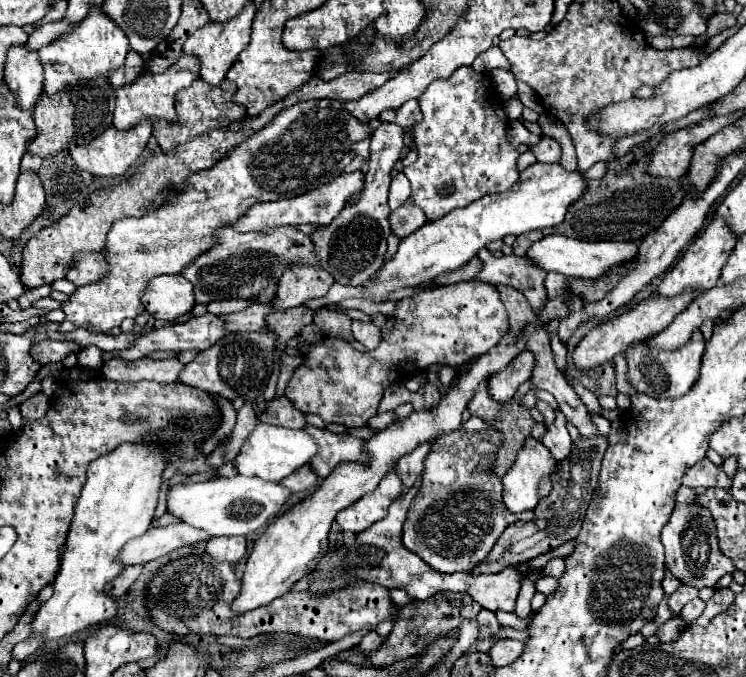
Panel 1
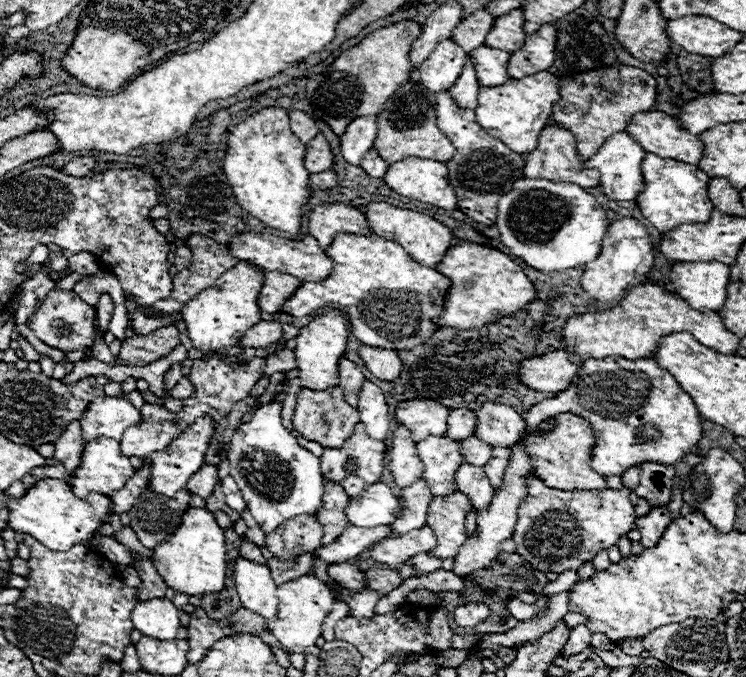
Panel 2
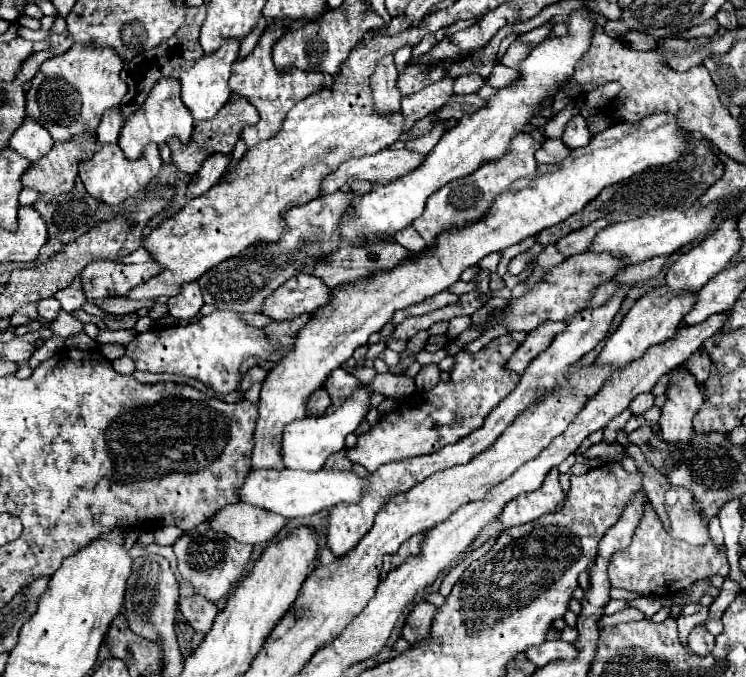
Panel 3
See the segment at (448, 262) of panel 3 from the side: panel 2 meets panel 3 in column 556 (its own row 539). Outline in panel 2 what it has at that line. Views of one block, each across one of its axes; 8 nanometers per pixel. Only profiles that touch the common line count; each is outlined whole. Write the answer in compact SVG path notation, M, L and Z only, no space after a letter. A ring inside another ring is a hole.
M188 508L182 516L178 532L158 544L152 554L156 572L166 580L172 590L188 596L202 596L206 592L218 592L224 588L226 578L226 546L224 530L216 524L214 514L206 508Z

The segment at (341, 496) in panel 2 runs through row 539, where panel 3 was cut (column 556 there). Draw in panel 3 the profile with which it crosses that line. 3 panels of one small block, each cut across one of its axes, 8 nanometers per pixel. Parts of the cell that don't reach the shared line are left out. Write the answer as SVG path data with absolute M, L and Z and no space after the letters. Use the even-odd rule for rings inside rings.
M544 322L544 326L538 326L536 330L528 332L526 340L524 340L524 342L518 346L518 350L512 354L512 358L510 358L510 362L508 362L508 368L514 370L514 372L518 372L518 374L522 374L522 372L528 368L528 364L530 364L542 350L546 350L546 348L552 344L552 340L556 338L556 334L558 334L558 332L564 332L564 328L566 328L564 322Z

